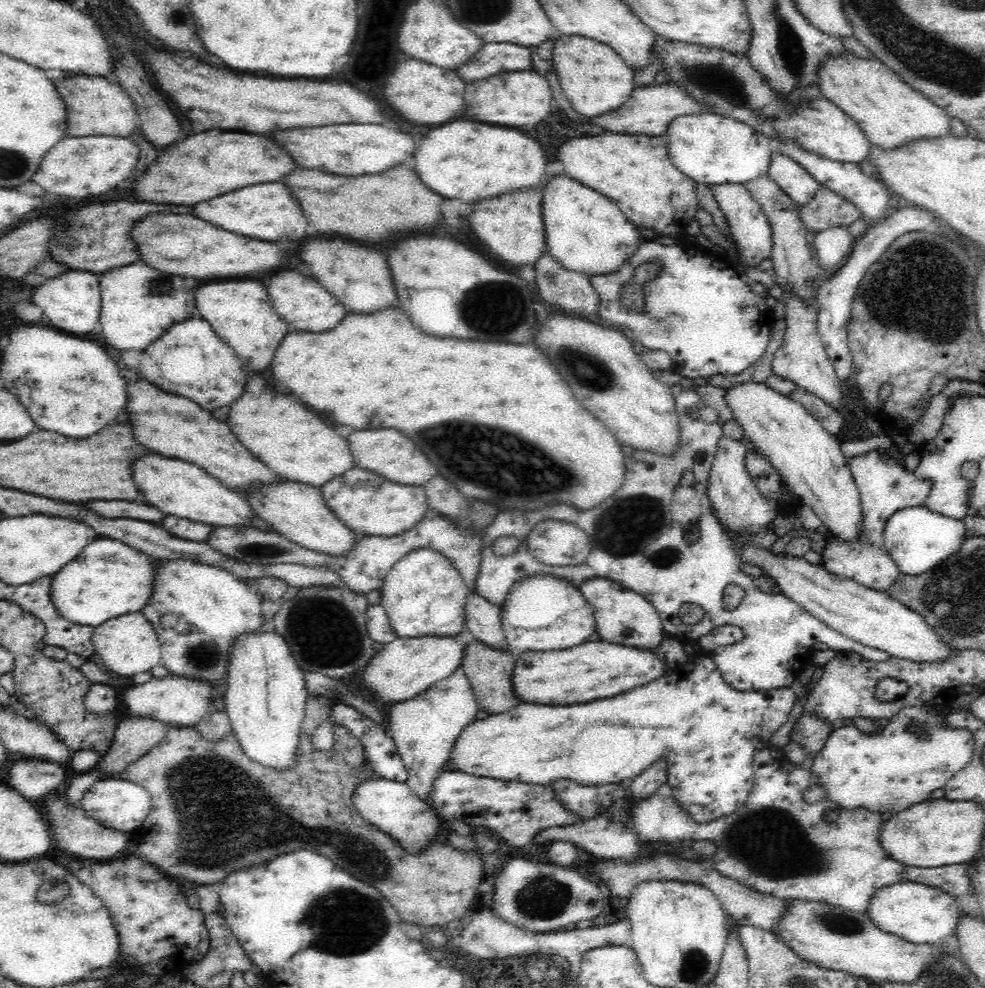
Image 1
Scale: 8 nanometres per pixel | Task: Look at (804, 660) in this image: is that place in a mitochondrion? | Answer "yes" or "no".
no

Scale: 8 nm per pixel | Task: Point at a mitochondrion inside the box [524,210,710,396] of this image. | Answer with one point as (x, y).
(594, 376)

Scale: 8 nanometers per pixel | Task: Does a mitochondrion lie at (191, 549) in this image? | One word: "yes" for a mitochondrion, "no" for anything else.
no

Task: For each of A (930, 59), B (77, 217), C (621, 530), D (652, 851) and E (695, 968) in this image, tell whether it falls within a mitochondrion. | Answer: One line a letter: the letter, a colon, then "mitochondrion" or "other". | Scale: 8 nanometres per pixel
A: mitochondrion
B: other
C: mitochondrion
D: other
E: mitochondrion

